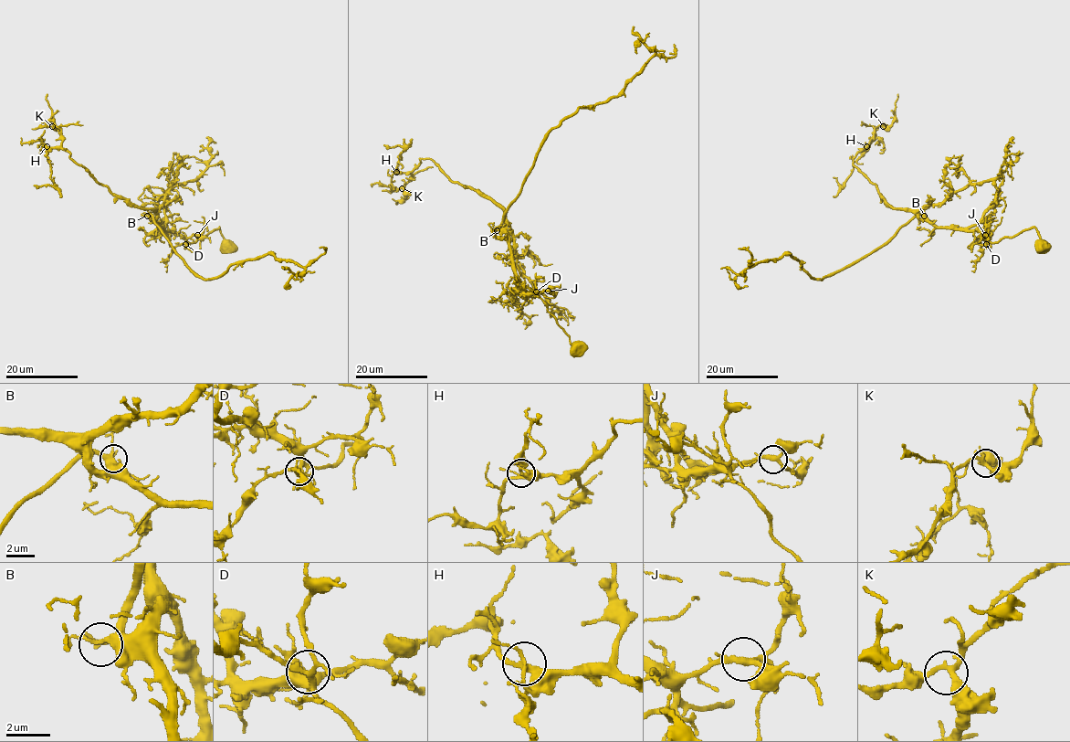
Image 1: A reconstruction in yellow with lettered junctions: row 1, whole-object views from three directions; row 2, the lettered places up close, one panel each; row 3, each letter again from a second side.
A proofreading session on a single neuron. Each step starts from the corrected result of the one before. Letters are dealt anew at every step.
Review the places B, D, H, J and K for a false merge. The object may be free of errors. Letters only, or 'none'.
H

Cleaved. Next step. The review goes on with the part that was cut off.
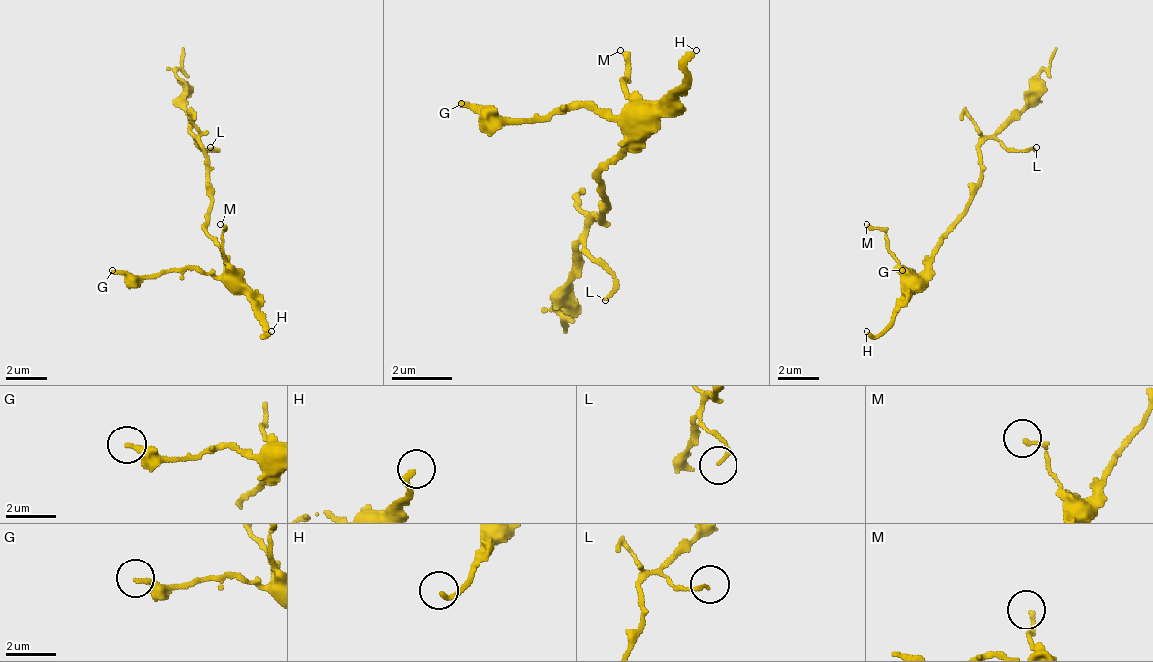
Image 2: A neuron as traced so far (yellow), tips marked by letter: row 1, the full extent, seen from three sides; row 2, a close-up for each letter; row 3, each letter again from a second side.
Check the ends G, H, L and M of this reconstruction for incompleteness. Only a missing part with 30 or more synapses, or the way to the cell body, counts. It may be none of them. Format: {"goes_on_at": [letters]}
{"goes_on_at": ["H"]}

